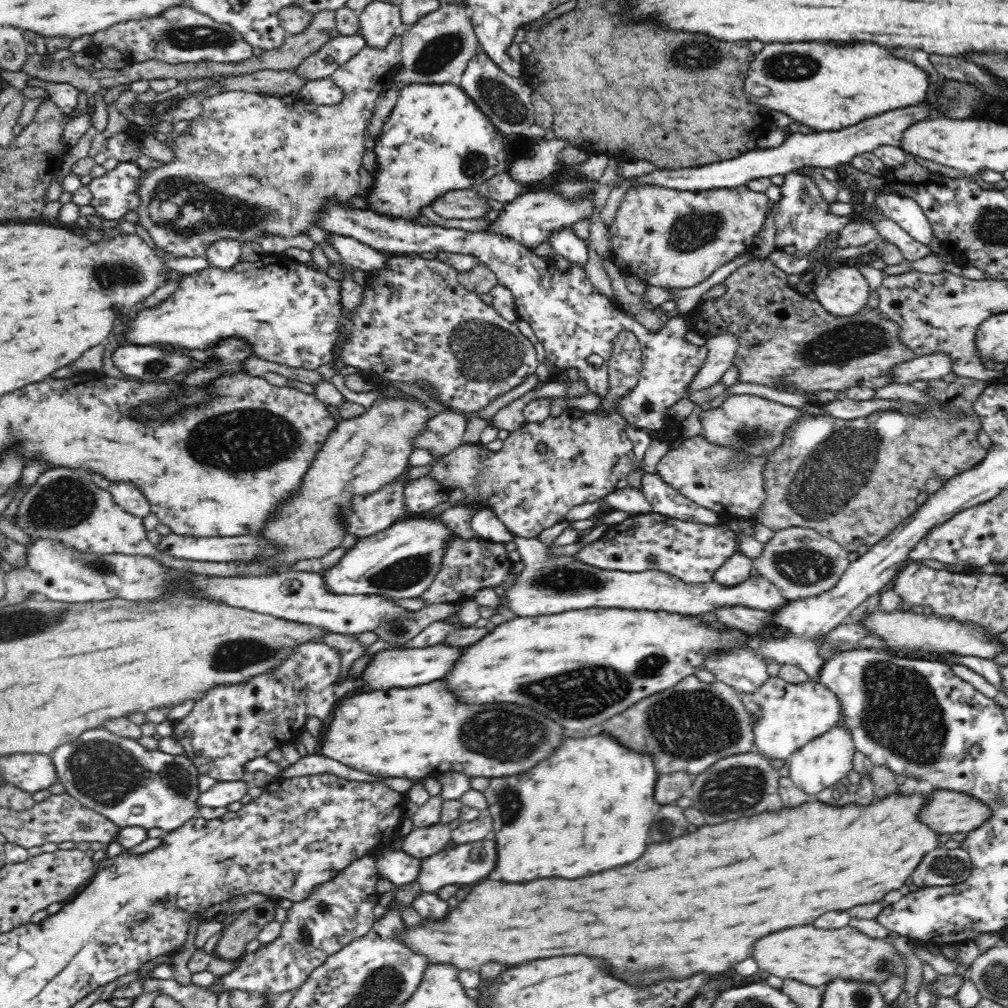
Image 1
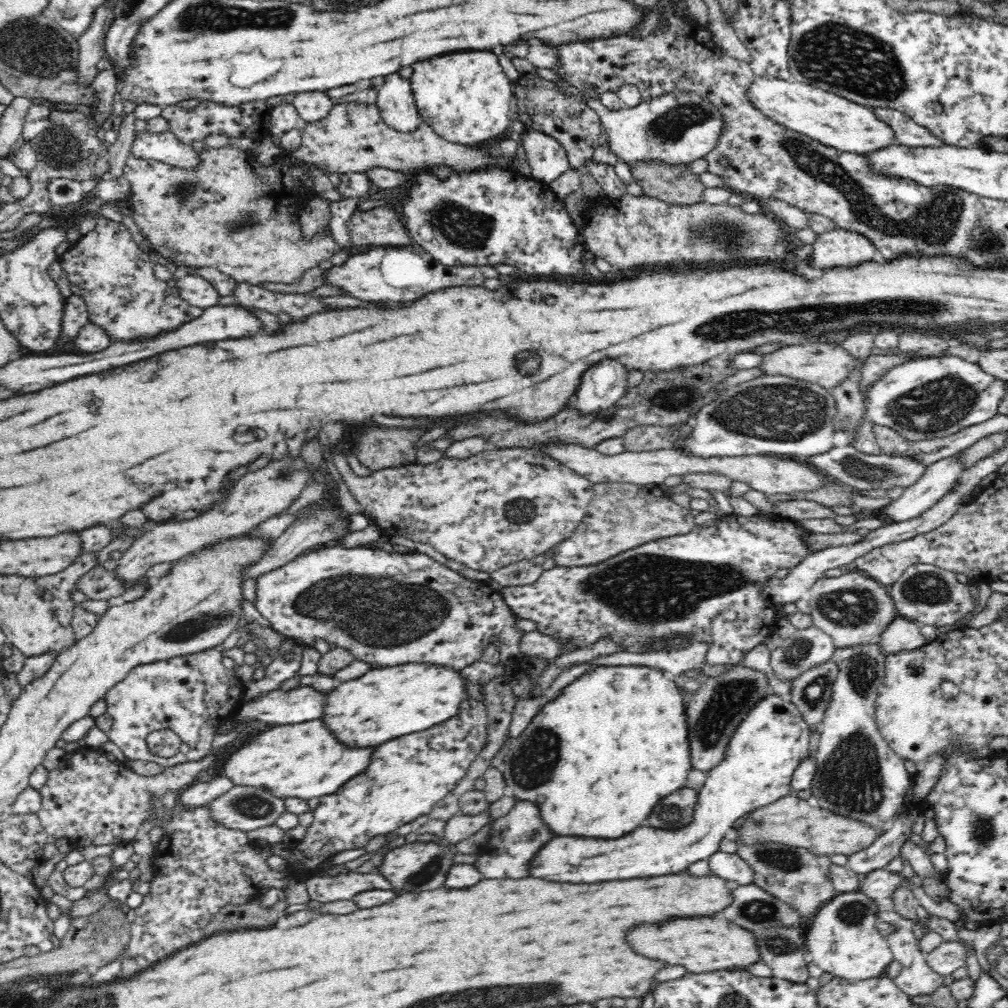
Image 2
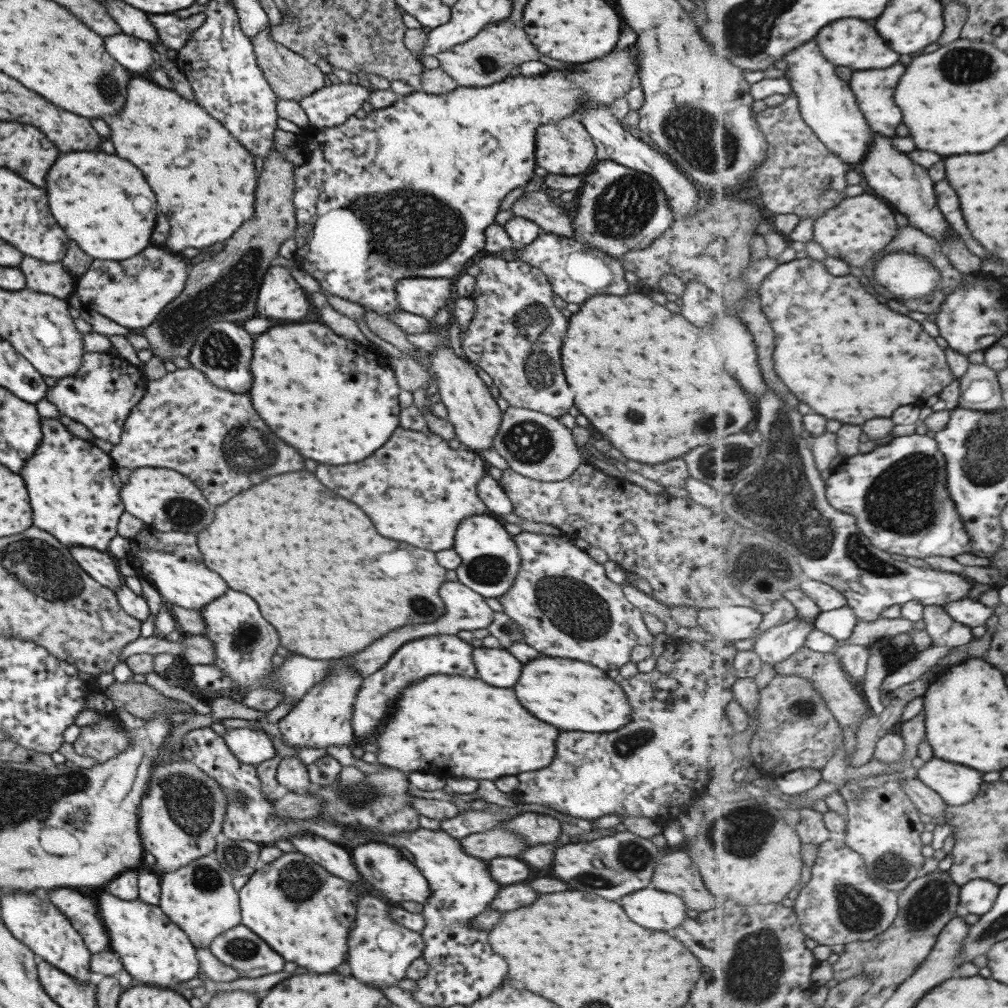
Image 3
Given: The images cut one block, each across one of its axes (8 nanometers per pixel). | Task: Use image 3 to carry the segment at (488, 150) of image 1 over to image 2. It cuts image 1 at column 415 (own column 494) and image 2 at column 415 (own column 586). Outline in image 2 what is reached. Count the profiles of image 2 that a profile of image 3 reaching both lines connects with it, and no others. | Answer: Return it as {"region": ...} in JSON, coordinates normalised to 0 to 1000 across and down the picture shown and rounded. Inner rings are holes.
{"region":[[[486,50],[480,52],[452,52],[427,60],[419,60],[409,65],[411,73],[406,78],[412,103],[418,119],[428,125],[435,135],[452,143],[476,143],[486,137],[503,133],[506,128],[507,80],[500,73],[494,56]]]}

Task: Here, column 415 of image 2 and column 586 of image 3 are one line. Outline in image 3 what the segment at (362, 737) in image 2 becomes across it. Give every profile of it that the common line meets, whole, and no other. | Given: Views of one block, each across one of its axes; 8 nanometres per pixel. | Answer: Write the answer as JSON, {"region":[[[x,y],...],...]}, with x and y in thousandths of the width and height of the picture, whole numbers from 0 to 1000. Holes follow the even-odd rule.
{"region":[[[527,655],[519,659],[509,687],[523,706],[555,724],[596,728],[610,726],[624,716],[624,697],[612,675],[602,672],[600,666],[574,655]]]}

